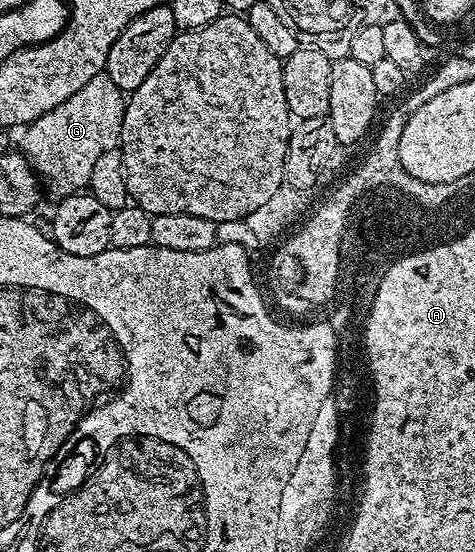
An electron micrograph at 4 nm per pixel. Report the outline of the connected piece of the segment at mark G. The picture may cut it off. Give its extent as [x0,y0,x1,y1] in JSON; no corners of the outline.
[22,73,124,200]

